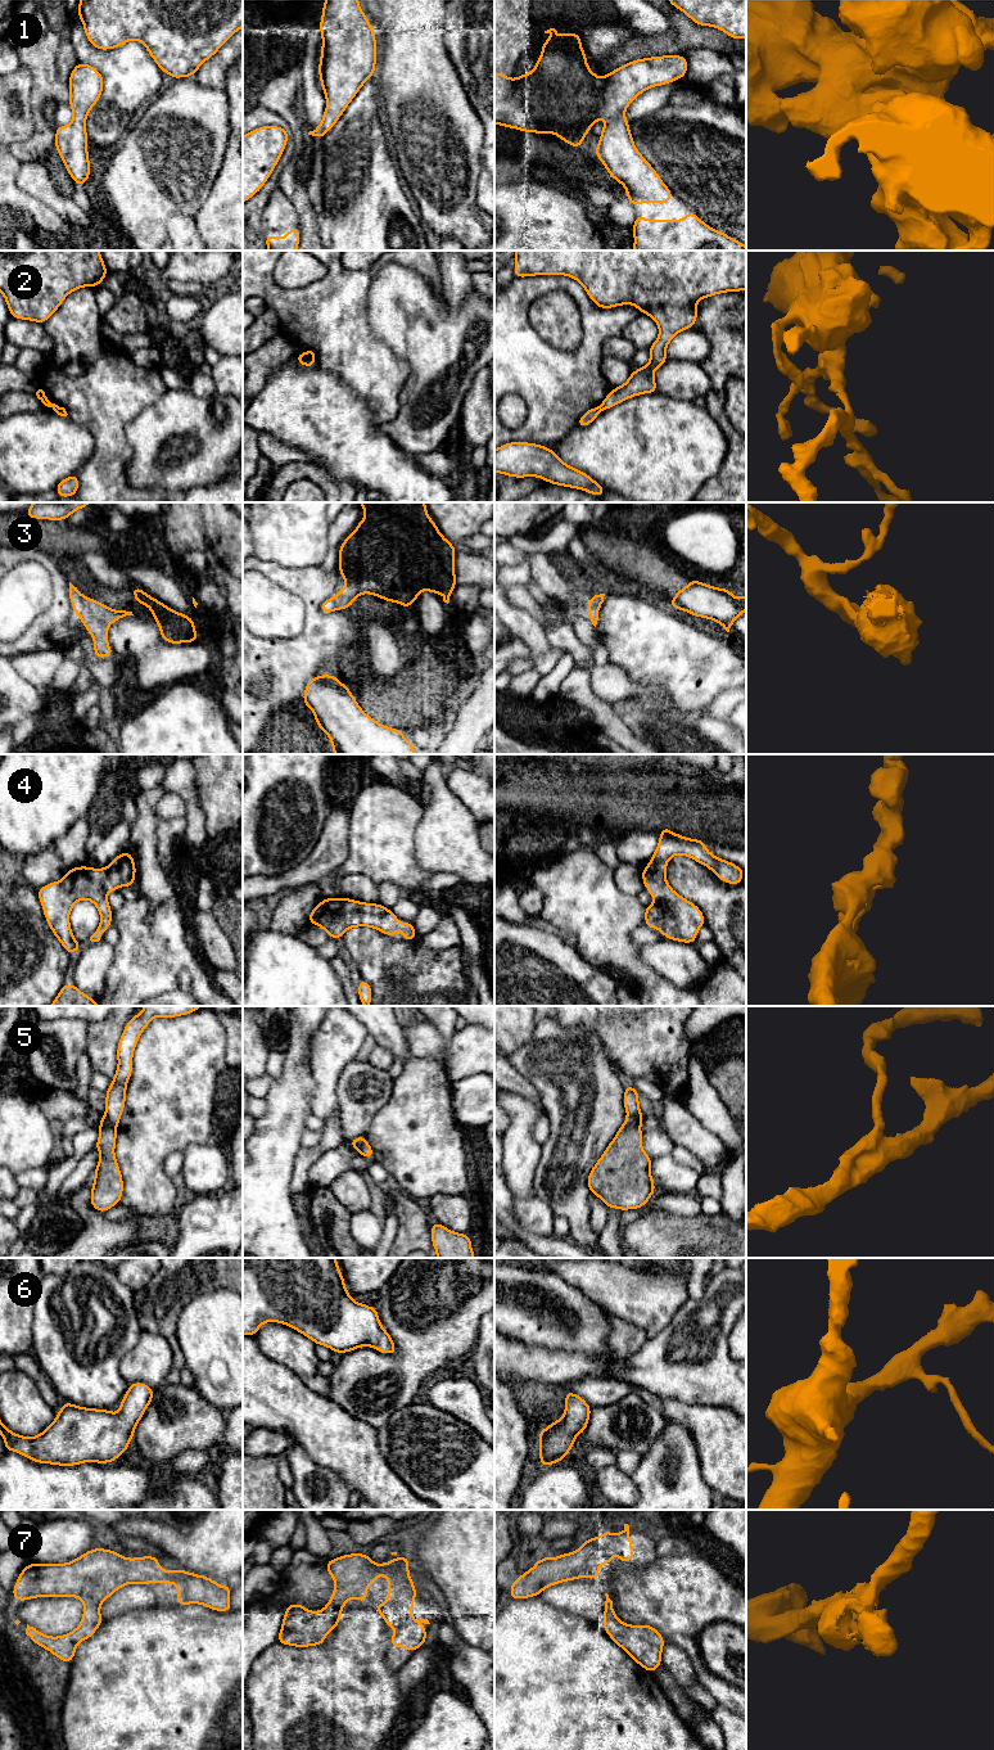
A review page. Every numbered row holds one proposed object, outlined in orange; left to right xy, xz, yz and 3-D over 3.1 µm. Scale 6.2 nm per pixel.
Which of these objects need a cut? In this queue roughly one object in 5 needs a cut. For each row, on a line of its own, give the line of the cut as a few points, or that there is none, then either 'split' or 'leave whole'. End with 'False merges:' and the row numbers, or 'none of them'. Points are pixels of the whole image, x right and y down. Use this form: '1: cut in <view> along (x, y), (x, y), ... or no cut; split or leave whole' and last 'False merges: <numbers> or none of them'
1: no cut; leave whole
2: cut in yz along (597, 406), (601, 410); split
3: no cut; leave whole
4: no cut; leave whole
5: cut in xy along (104, 1117), (116, 1128); split
6: no cut; leave whole
7: no cut; leave whole
False merges: 2, 5

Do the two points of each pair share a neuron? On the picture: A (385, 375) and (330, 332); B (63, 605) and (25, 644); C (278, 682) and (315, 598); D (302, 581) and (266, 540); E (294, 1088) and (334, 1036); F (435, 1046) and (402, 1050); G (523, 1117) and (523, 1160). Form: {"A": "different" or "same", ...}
{"A": "same", "B": "same", "C": "same", "D": "different", "E": "different", "F": "different", "G": "same"}

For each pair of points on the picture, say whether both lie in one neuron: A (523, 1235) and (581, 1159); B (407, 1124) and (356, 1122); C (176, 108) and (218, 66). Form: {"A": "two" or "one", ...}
{"A": "two", "B": "two", "C": "two"}

